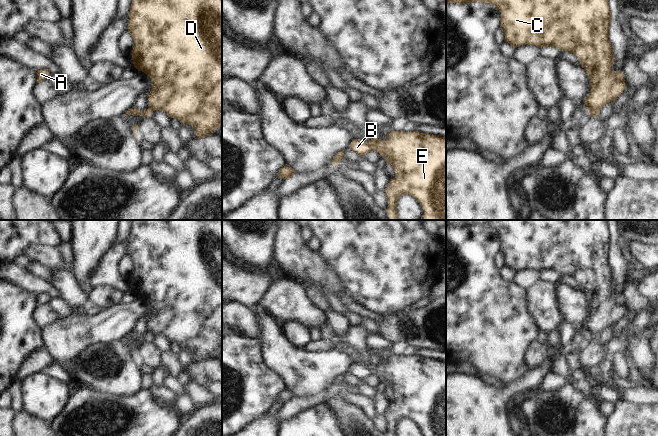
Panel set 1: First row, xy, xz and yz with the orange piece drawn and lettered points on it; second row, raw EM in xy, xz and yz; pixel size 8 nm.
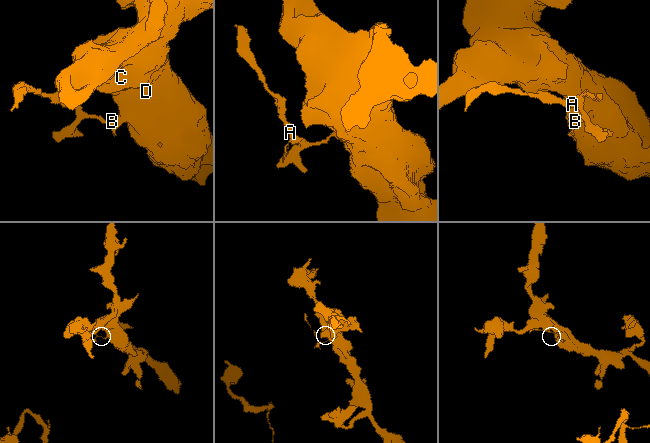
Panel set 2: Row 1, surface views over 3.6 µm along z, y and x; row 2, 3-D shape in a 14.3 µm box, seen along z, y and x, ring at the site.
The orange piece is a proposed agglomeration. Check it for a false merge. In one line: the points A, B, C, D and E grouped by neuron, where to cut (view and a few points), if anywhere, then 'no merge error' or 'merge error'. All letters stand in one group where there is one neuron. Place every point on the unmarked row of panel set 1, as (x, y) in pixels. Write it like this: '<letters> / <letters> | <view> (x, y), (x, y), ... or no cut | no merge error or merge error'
A B / C D E | xz (376, 362), (374, 374) | merge error

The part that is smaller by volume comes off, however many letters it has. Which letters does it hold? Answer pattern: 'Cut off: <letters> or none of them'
Cut off: A, B

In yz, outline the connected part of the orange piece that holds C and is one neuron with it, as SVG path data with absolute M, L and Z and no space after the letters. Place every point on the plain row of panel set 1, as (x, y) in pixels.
M446 220L446 227L474 225L491 228L501 236L500 251L511 270L552 270L576 279L590 303L590 317L583 323L588 333L601 334L627 311L622 296L612 295L614 277L608 263L611 234L607 220Z

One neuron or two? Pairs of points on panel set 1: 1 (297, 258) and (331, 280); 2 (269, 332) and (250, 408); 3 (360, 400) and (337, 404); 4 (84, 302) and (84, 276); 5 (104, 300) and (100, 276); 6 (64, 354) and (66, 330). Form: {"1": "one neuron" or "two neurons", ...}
{"1": "one neuron", "2": "two neurons", "3": "two neurons", "4": "two neurons", "5": "two neurons", "6": "one neuron"}

